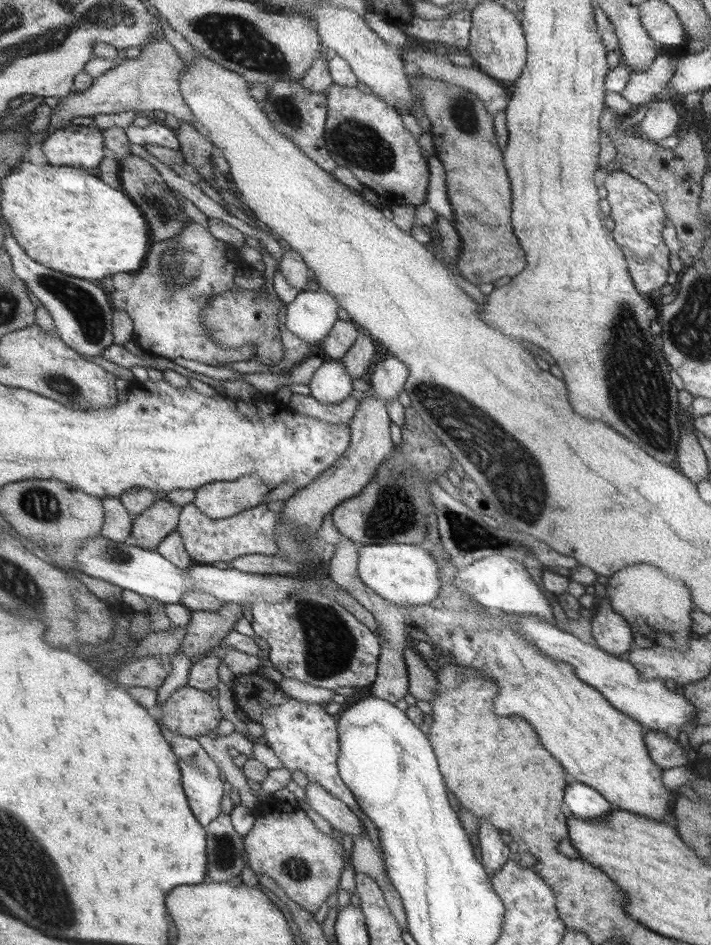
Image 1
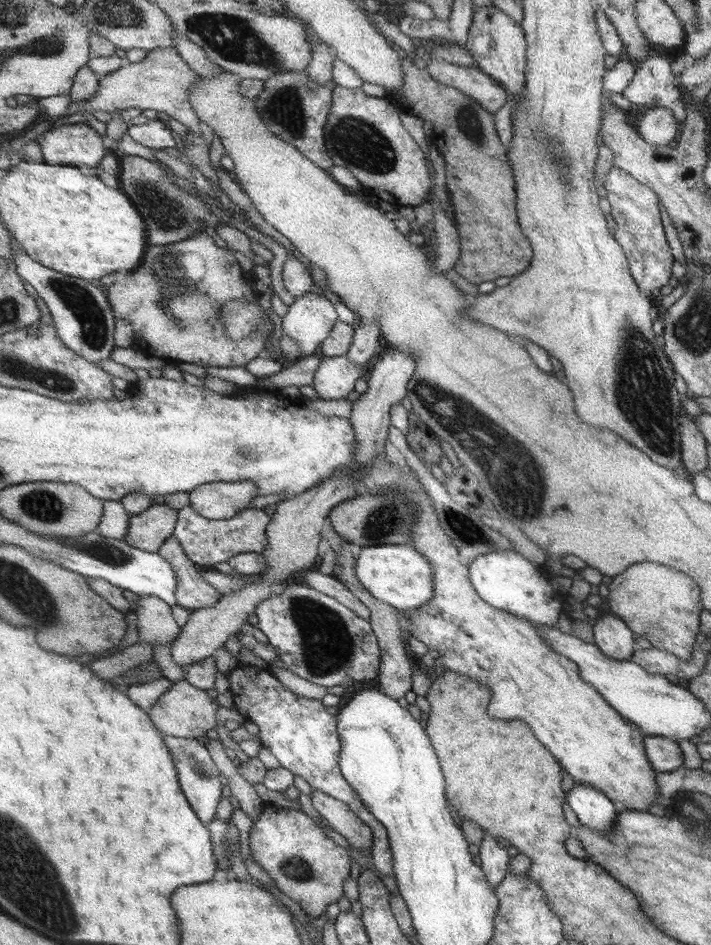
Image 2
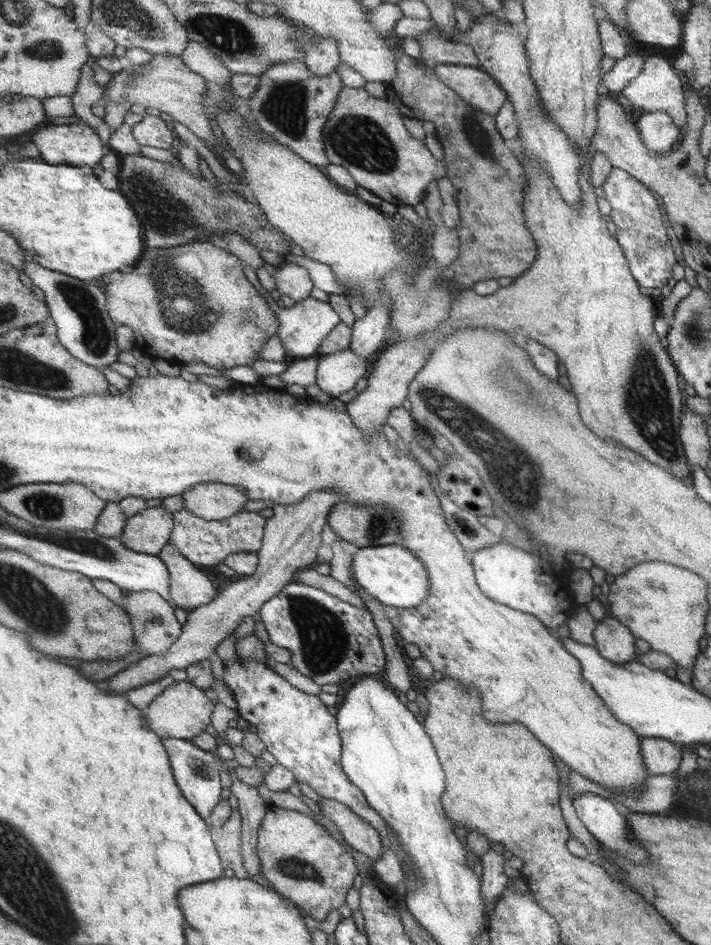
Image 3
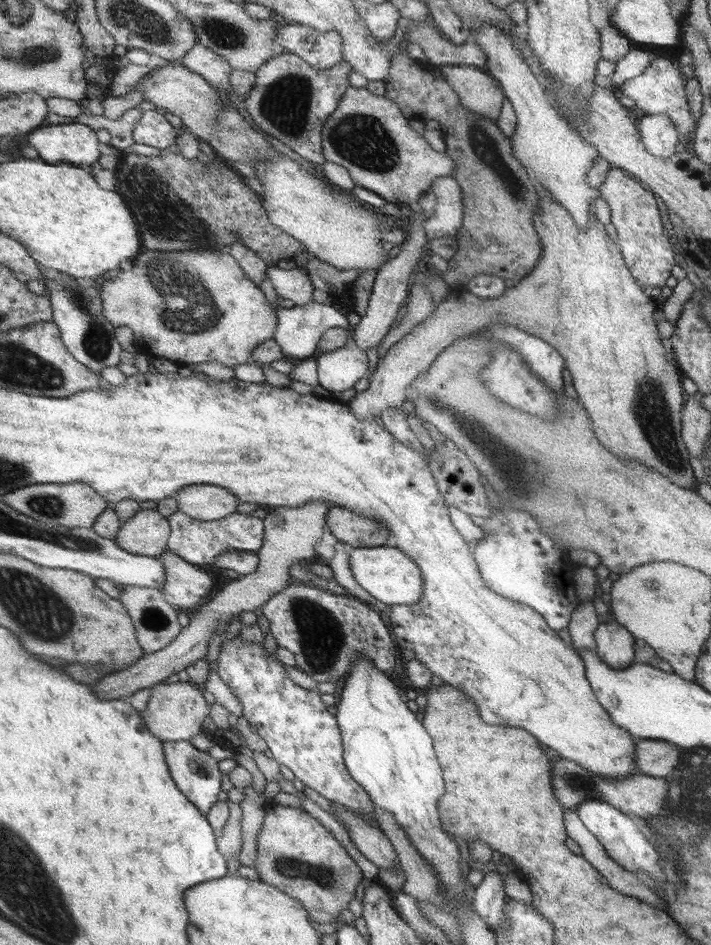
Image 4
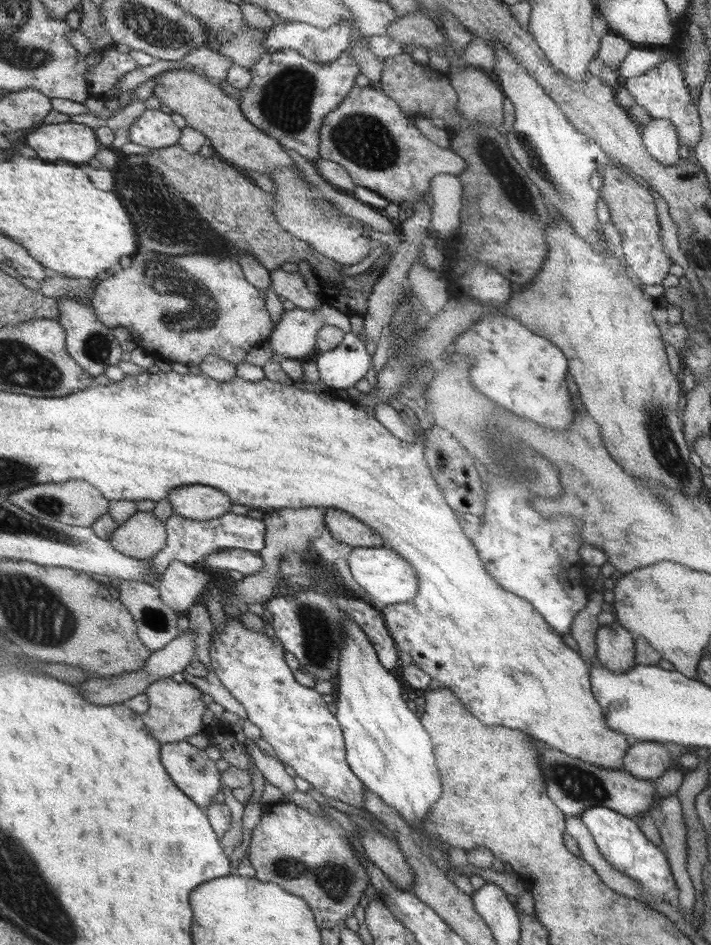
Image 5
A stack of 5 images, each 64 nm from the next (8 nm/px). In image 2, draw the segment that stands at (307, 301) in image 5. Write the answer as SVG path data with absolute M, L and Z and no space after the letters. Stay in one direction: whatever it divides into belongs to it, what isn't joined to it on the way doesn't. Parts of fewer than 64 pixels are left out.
M296 252L288 253L282 265L282 284L294 299L310 292L312 279L309 267Z

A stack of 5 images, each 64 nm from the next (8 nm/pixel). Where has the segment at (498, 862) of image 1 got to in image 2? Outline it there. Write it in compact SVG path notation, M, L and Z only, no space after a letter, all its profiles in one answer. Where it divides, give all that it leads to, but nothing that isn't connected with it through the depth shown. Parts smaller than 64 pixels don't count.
M485 834L479 842L478 846L479 862L488 878L489 884L493 884L493 888L501 882L501 878L505 876L505 870L508 868L510 857L507 856L507 850L502 849L495 836Z

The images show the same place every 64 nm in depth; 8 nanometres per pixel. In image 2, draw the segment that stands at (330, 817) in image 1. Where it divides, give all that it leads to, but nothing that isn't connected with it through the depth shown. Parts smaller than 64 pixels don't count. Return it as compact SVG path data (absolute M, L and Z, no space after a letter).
M311 788L309 797L319 816L325 818L327 824L337 834L341 834L352 848L371 850L372 829L344 801L313 788Z

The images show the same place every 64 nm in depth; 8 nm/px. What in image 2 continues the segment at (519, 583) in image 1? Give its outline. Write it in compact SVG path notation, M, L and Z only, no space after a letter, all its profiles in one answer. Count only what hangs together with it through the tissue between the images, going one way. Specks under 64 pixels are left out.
M503 550L477 555L467 566L469 583L472 584L473 591L481 600L496 609L503 609L536 624L553 626L559 618L559 612L565 607L565 594L556 592L550 584L545 584L545 576L539 574L539 567L527 562L527 559L515 551Z

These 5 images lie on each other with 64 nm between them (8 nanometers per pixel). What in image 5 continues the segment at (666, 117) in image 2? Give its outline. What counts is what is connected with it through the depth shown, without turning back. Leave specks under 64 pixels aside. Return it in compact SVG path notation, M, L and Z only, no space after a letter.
M652 118L647 124L640 126L644 147L661 164L679 162L679 137L676 128L663 118Z

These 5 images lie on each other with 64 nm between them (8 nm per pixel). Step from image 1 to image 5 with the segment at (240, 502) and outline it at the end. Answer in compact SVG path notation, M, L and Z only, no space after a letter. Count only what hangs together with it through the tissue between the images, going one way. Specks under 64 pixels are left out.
M198 483L176 488L166 496L173 514L191 520L211 520L229 513L232 502L219 489Z

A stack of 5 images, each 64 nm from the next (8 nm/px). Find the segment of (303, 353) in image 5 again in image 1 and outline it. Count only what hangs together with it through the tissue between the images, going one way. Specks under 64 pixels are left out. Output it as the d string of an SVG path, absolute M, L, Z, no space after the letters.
M322 289L299 291L285 306L285 328L309 347L321 342L338 319L335 296Z

